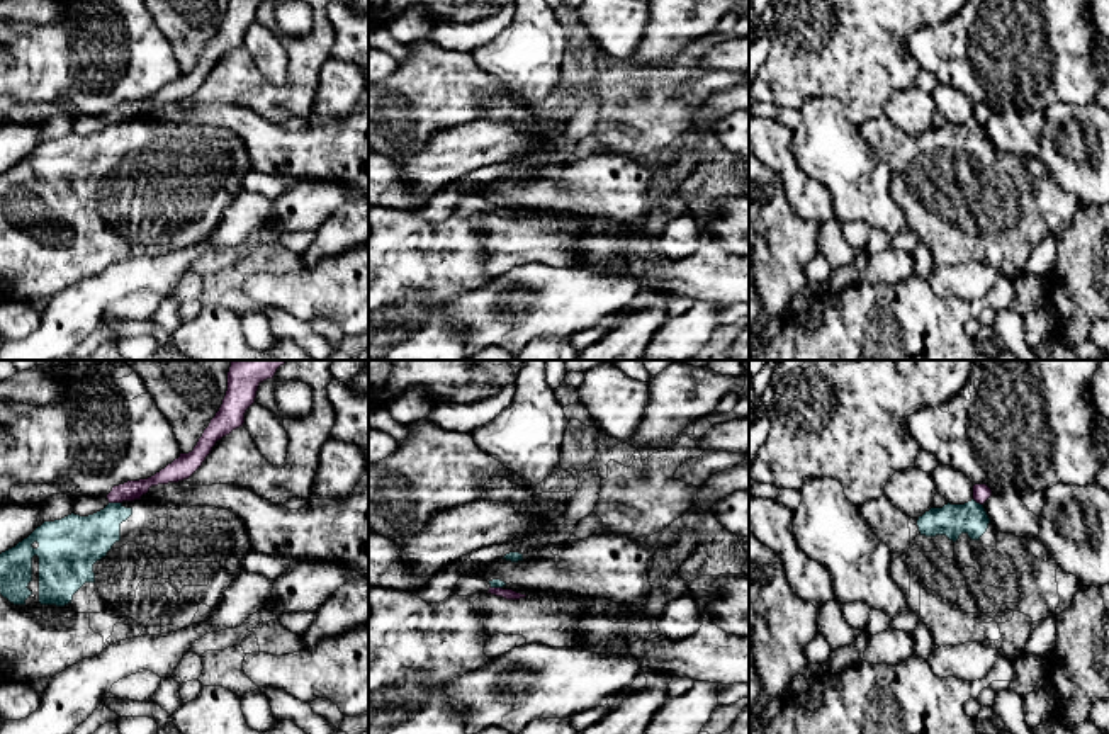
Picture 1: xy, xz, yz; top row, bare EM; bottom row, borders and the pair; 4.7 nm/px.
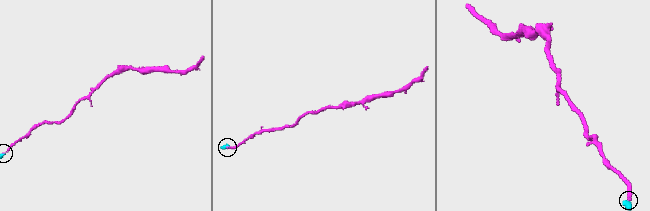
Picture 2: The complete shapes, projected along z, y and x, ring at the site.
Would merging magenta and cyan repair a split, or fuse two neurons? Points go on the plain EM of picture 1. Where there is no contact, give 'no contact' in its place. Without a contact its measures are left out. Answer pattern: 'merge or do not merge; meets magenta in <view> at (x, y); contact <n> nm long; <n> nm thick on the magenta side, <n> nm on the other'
do not merge; meets magenta in xy at (116, 121); contact 60 nm long; 100 nm thick on the magenta side, 240 nm on the other

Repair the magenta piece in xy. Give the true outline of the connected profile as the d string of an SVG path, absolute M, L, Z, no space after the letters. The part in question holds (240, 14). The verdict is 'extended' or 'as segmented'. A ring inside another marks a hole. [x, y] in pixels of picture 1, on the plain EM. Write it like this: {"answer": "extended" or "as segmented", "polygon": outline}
{"answer": "as segmented", "polygon": "M228 0L222 24L204 49L194 70L180 73L178 78L148 99L127 100L114 105L107 114L109 122L141 119L151 105L189 99L202 85L217 59L243 46L245 32L255 22L262 2L263 0Z"}

